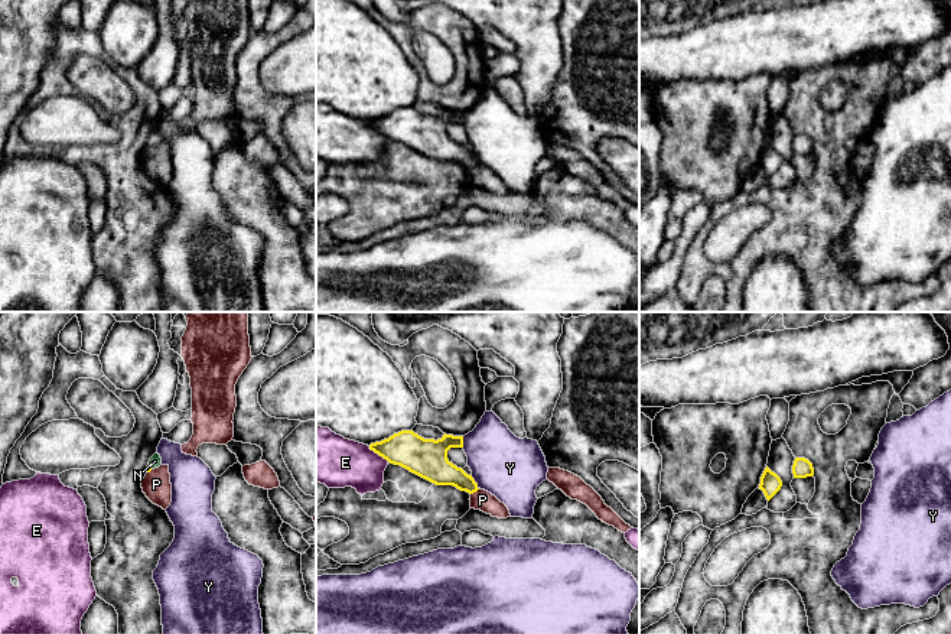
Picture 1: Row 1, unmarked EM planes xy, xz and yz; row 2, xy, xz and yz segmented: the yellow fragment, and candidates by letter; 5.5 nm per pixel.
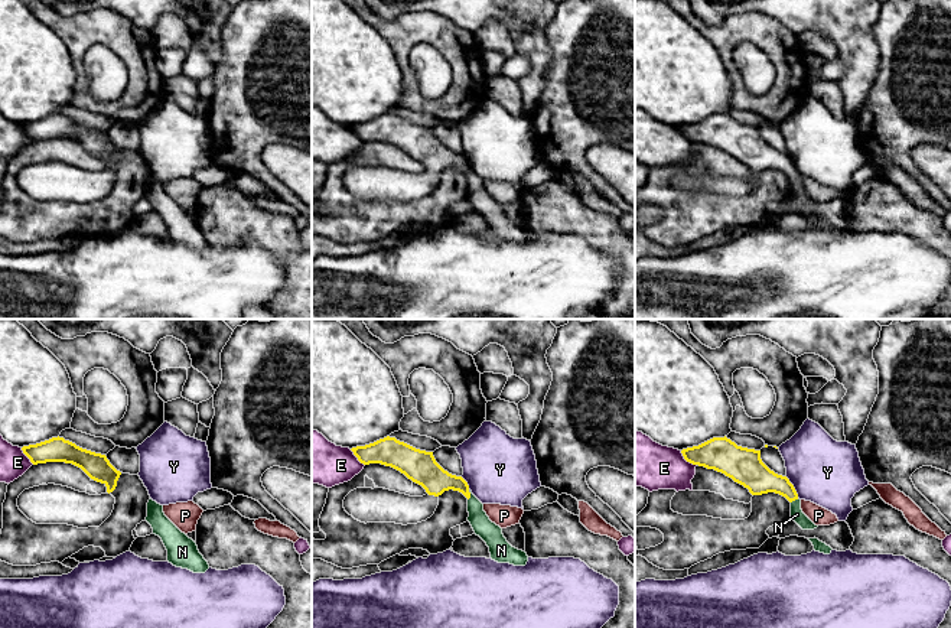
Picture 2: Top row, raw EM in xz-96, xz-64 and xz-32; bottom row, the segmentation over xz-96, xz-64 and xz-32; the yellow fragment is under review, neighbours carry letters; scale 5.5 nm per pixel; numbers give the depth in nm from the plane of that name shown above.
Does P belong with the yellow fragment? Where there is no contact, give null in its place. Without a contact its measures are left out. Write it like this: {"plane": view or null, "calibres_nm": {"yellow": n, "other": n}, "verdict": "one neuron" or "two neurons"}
{"plane": "xz", "calibres_nm": {"yellow": 160, "other": 120}, "verdict": "two neurons"}

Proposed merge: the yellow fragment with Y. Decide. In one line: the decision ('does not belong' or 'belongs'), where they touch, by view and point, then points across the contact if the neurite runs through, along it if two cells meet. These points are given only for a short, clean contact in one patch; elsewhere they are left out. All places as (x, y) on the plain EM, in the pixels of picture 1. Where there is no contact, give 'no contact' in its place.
does not belong; contact xz (475, 159)

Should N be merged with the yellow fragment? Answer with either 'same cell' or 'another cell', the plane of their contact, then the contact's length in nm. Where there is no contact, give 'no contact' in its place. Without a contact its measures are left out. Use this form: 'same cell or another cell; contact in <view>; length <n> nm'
same cell; contact in xy; length 40 nm

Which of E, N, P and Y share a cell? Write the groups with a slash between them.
E / N / P / Y

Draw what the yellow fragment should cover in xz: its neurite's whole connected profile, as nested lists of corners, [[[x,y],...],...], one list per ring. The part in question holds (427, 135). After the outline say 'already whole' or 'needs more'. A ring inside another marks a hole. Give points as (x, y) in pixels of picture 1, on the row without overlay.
[[[401,107],[388,116],[369,121],[369,126],[410,149],[436,160],[453,162],[469,170],[476,169],[478,160],[462,144],[447,136],[450,124],[463,124],[463,113],[443,111],[442,116],[424,116],[413,107]]]; already whole

